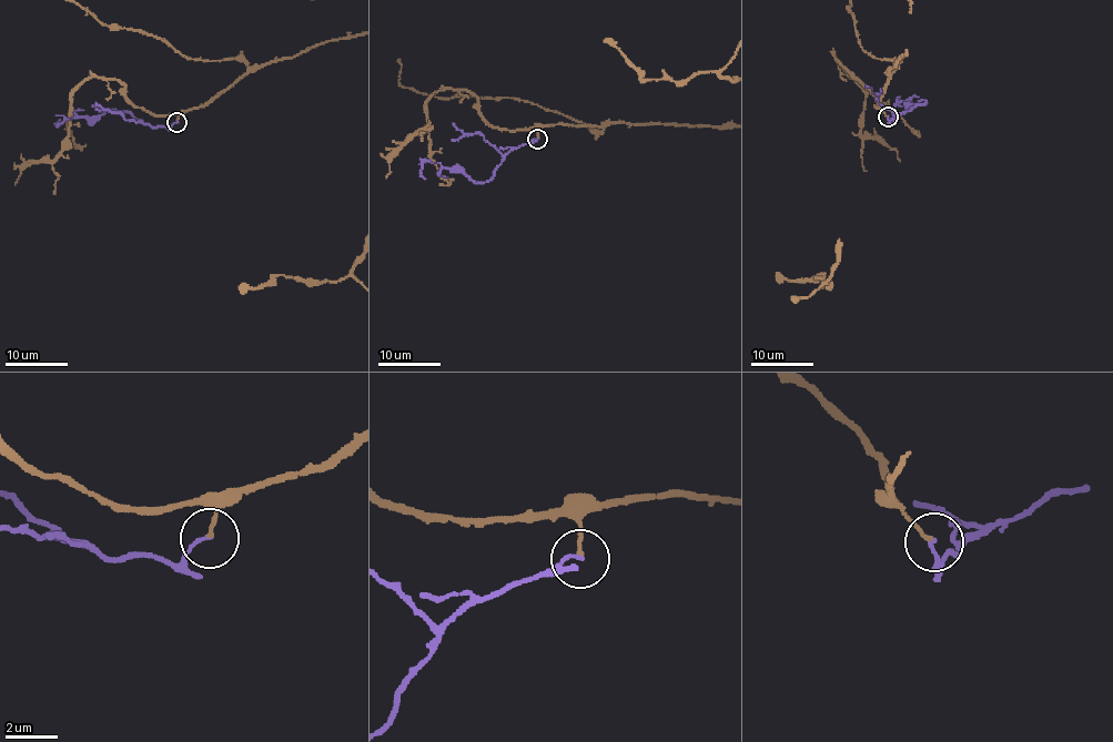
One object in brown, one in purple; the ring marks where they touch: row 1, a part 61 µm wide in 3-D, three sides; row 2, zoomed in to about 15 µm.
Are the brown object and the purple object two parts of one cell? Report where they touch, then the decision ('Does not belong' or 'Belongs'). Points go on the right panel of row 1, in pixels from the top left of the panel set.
Place: (888, 117). Does not belong

